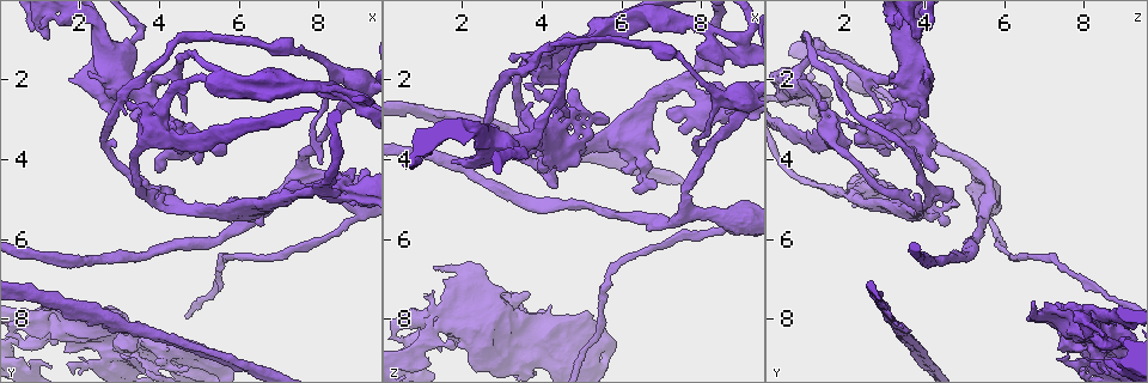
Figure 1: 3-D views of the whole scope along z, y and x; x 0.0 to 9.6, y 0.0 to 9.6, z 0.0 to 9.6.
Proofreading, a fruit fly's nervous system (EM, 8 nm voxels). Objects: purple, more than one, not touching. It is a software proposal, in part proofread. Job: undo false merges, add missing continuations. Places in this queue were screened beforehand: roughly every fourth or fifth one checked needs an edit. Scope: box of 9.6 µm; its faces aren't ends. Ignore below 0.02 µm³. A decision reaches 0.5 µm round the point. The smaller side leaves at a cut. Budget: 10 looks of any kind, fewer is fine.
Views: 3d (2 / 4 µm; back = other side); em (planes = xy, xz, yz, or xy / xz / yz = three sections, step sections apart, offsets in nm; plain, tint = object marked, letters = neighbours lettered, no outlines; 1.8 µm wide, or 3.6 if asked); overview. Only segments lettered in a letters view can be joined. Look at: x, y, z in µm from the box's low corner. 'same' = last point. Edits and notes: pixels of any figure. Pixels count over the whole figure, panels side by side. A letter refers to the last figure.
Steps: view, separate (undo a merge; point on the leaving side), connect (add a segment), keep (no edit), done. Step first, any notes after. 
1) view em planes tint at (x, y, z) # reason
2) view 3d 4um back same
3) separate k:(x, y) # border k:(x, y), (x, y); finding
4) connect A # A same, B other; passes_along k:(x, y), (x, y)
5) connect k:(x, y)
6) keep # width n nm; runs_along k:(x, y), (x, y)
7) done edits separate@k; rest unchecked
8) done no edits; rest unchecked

view em xz step 16 tint at (4.50, 3.15, 2.85)

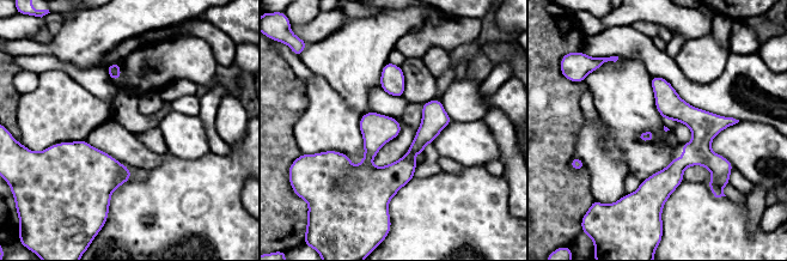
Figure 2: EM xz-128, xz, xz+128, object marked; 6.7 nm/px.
view em planes letters same

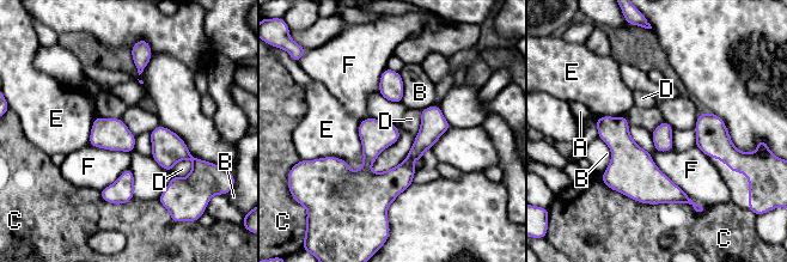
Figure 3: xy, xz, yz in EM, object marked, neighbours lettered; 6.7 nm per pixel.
keep # A other, B other, C other, D other, E other, F other; border 3:(193, 160), (181, 159), (169, 171); all the same neuron

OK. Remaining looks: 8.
view em yz step 8 tint at (4.00, 4.95, 4.10) # abrupt turn

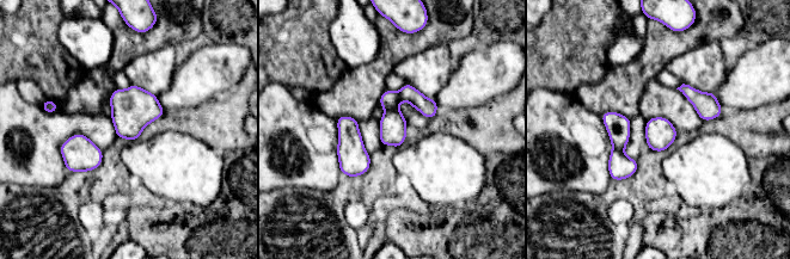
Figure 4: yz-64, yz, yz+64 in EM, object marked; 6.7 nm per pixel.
view em planes letters same

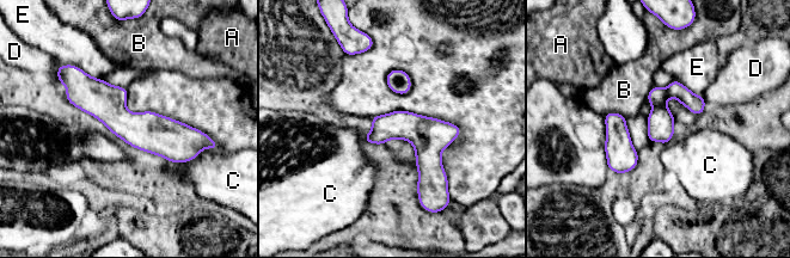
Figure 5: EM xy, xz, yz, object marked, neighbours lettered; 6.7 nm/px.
keep # width 180 nm; A other, B other, C other, D other, E other; border 5:(203, 148), (194, 159), (178, 164); one neuron here

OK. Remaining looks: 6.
view 3d 4um at (2.65, 9.05, 8.35) # calibre changes

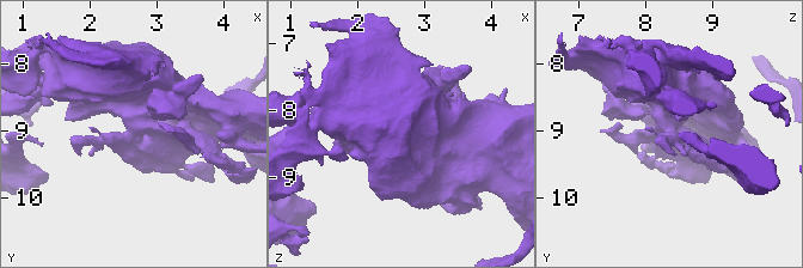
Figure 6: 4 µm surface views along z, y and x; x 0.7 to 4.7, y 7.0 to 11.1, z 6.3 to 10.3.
view em planes letters at (2.60, 9.05, 8.40) # now the EM

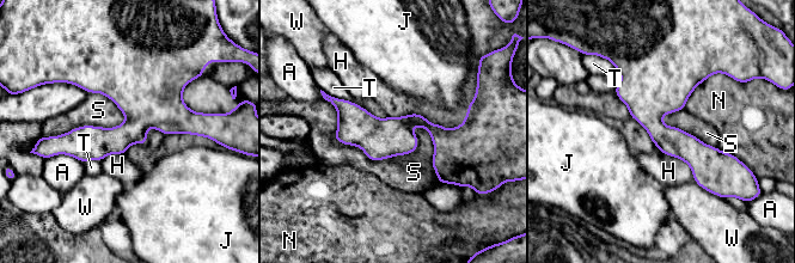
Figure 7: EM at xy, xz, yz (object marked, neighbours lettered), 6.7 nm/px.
keep # A other, H other, J other, N other, S other, T other, W other; all the same neuron

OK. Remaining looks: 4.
view 3d 2um at (6.40, 1.00, 1.15) # sudden change in width

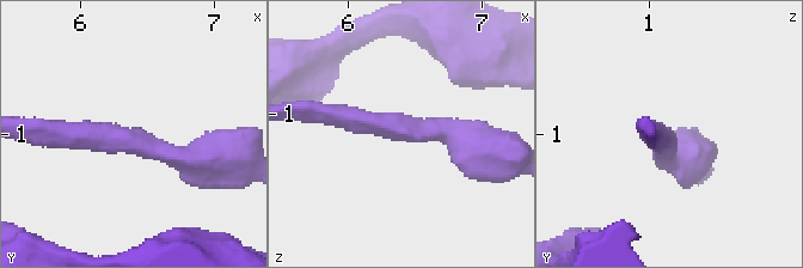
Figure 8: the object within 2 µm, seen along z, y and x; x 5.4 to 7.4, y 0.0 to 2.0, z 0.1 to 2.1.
view em planes tint at (6.36, 1.02, 1.12)

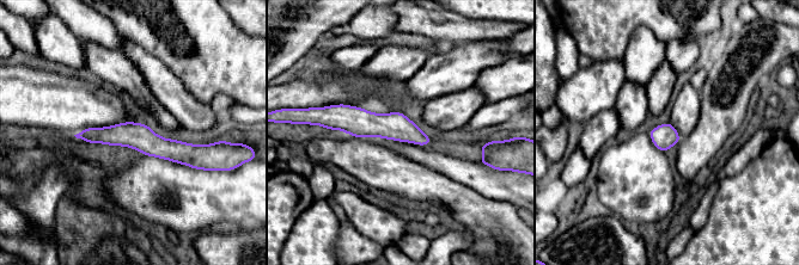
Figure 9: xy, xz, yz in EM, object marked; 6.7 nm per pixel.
view em planes letters same # see the neighbours

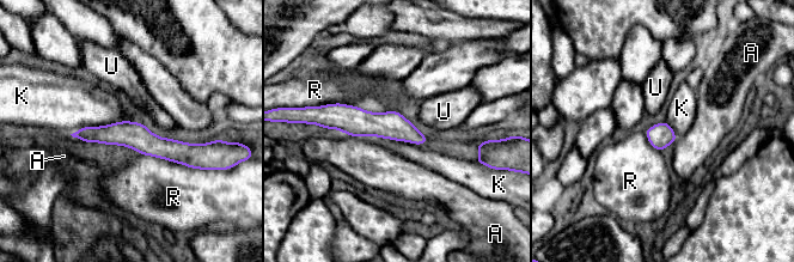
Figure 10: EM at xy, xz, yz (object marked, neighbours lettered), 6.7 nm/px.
keep # longest_contact R 440 nm; A other, K other, R other, U other; border 10:(359, 136), (389, 138), (422, 145); continuous, no second neuron

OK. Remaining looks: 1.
done no edits; rest unchecked

